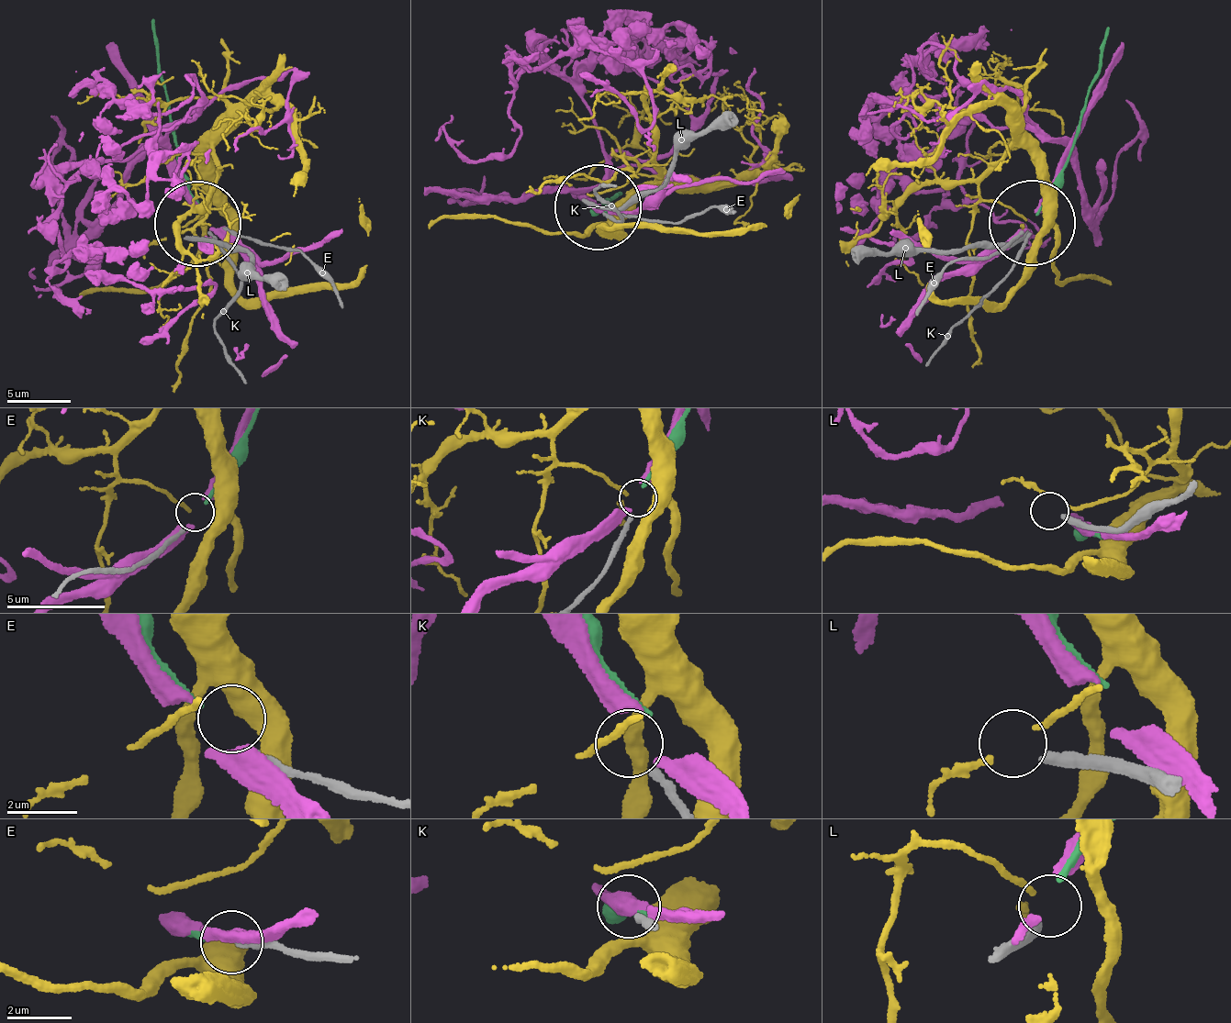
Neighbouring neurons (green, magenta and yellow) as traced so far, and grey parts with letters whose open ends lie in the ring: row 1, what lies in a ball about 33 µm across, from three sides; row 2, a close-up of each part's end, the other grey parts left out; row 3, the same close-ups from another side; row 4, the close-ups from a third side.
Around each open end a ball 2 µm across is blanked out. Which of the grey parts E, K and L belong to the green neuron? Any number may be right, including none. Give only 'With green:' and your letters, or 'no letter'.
With green: E

